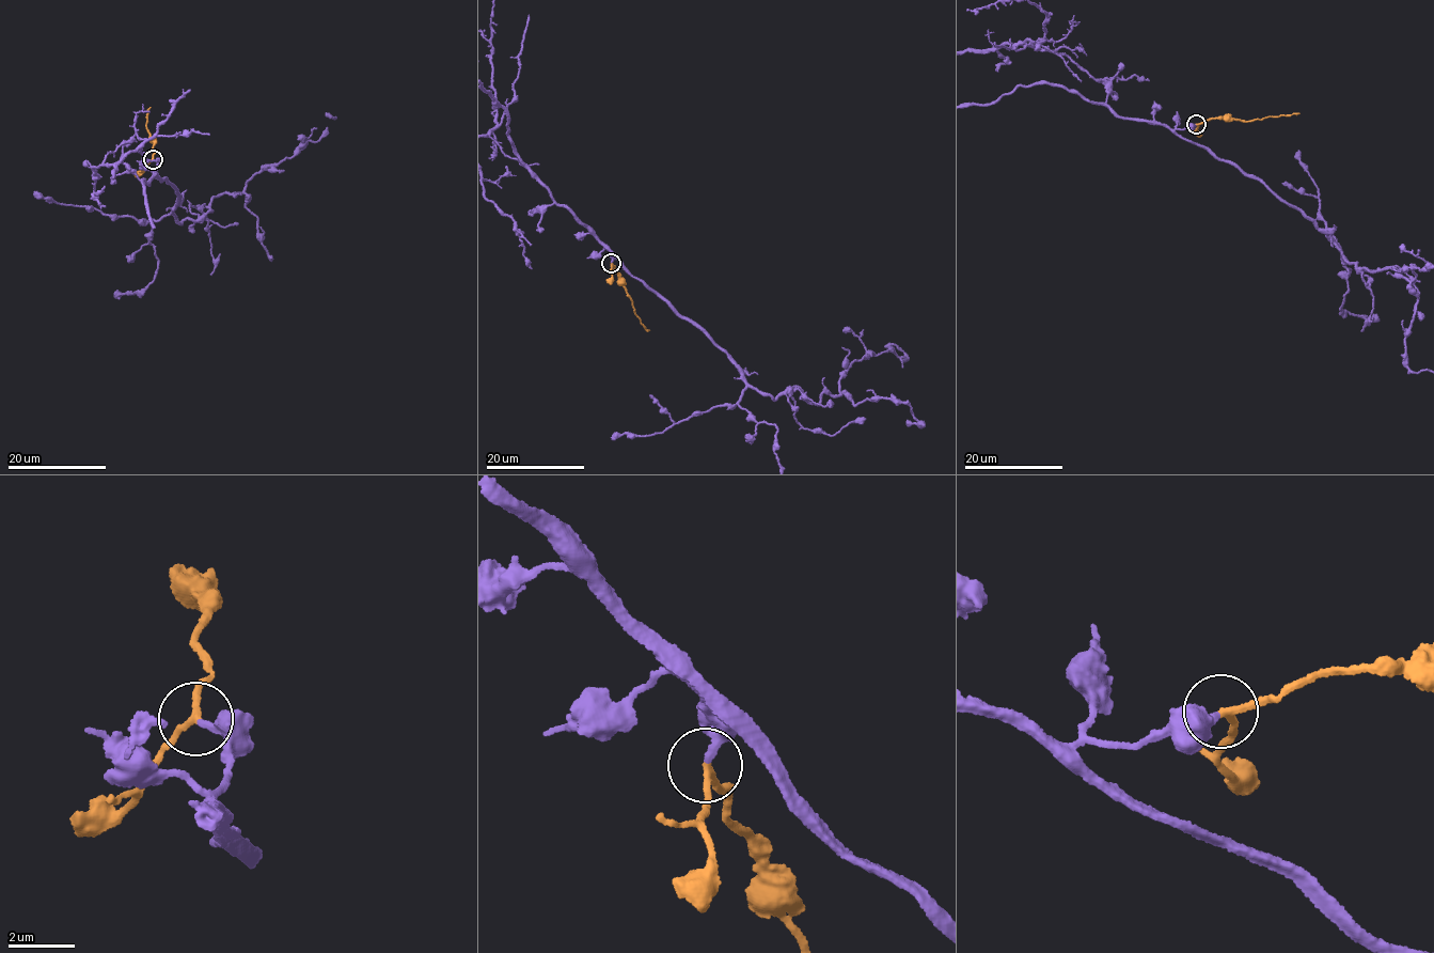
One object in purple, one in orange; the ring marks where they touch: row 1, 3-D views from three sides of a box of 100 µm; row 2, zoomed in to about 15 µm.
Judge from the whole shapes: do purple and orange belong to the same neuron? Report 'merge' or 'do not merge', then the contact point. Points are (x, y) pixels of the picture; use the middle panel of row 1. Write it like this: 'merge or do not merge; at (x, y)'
merge; at (611, 263)

